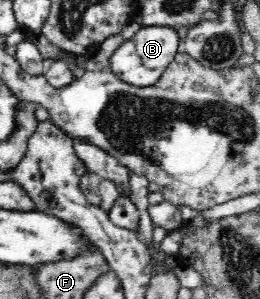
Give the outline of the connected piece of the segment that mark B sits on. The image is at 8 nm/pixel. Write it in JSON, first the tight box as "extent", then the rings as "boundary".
{"extent":[108,26,181,87],"boundary":[[[143,26],[134,37],[124,41],[118,46],[118,49],[112,51],[108,59],[108,65],[110,65],[108,71],[112,72],[118,80],[136,87],[154,85],[168,64],[174,61],[174,56],[179,49],[181,49],[181,42],[174,28]]]}

